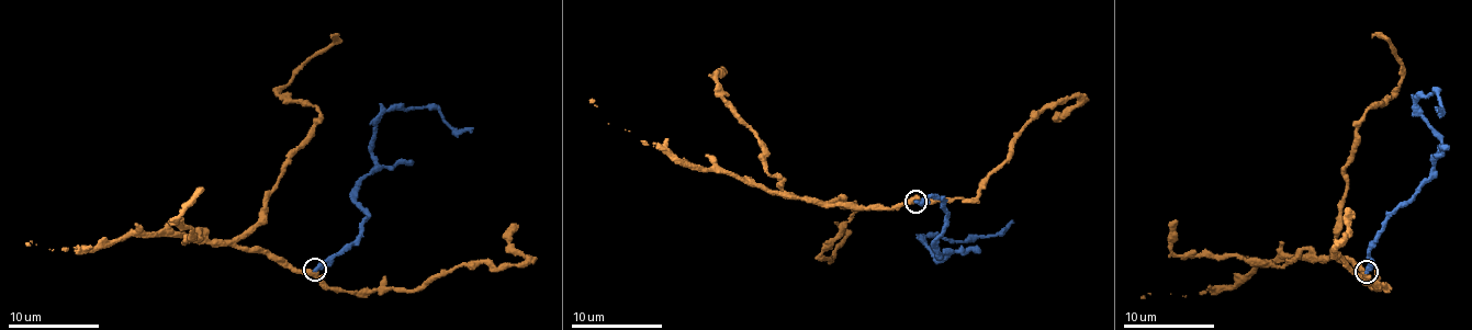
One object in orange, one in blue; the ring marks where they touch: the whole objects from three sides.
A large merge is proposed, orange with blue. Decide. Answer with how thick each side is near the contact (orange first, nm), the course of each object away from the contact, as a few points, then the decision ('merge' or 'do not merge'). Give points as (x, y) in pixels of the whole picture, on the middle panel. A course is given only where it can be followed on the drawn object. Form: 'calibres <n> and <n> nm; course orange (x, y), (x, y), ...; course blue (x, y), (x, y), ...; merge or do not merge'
calibres 400 and 340 nm; course orange (916, 202), (828, 205), (839, 198), (853, 206), (842, 235), (820, 253), (829, 260), (843, 237), (834, 222); course blue (916, 202), (941, 197), (939, 262), (926, 236), (970, 240), (1012, 219); merge

